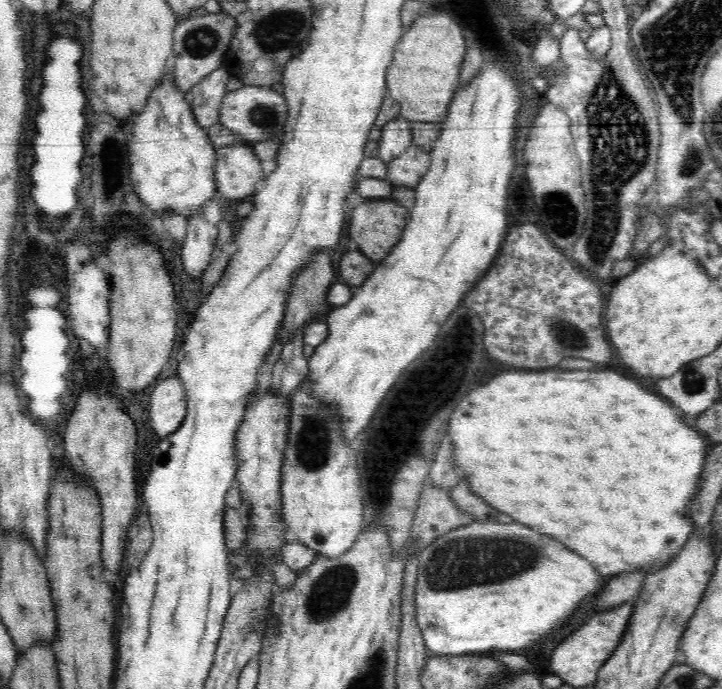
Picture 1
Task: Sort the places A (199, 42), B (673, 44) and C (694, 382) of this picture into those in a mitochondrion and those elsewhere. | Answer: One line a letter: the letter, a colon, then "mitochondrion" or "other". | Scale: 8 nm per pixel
A: mitochondrion
B: mitochondrion
C: mitochondrion

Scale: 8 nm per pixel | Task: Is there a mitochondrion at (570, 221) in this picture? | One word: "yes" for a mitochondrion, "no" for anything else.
yes

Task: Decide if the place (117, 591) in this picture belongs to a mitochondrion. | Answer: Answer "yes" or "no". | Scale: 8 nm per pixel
no

